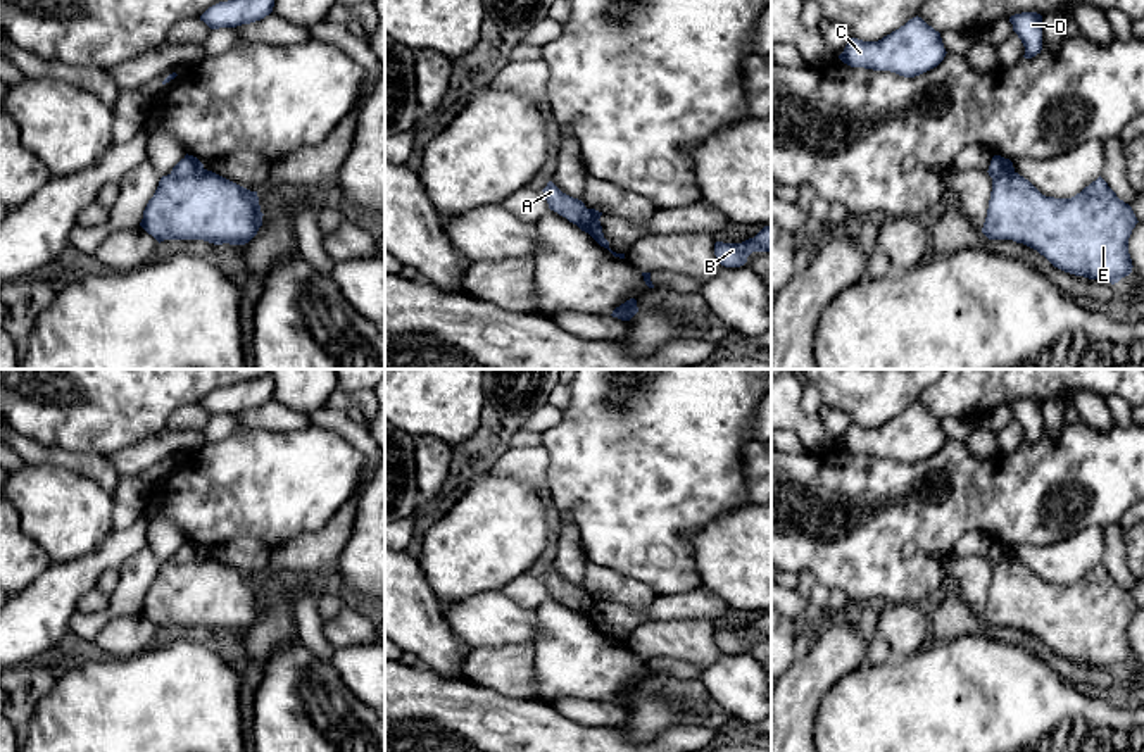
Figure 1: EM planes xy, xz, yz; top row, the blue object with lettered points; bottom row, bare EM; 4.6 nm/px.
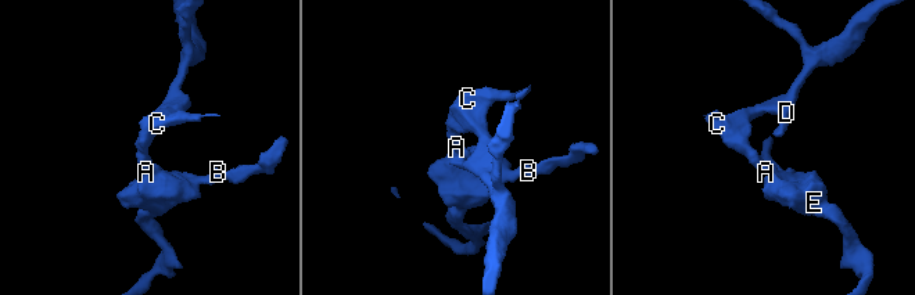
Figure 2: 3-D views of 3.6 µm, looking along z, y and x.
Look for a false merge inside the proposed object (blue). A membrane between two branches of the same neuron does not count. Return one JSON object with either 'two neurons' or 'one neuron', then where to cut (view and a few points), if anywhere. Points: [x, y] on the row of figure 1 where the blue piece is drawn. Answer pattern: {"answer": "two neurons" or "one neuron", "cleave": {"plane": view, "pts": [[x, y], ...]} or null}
{"answer": "two neurons", "cleave": {"plane": "xy", "pts": [[202, 168], [187, 176], [169, 175]]}}

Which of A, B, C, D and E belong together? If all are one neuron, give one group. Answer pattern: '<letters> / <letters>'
A C D / B E

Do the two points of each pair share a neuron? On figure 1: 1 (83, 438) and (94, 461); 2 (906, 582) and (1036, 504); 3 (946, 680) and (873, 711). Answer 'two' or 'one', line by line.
1: two
2: one
3: one

